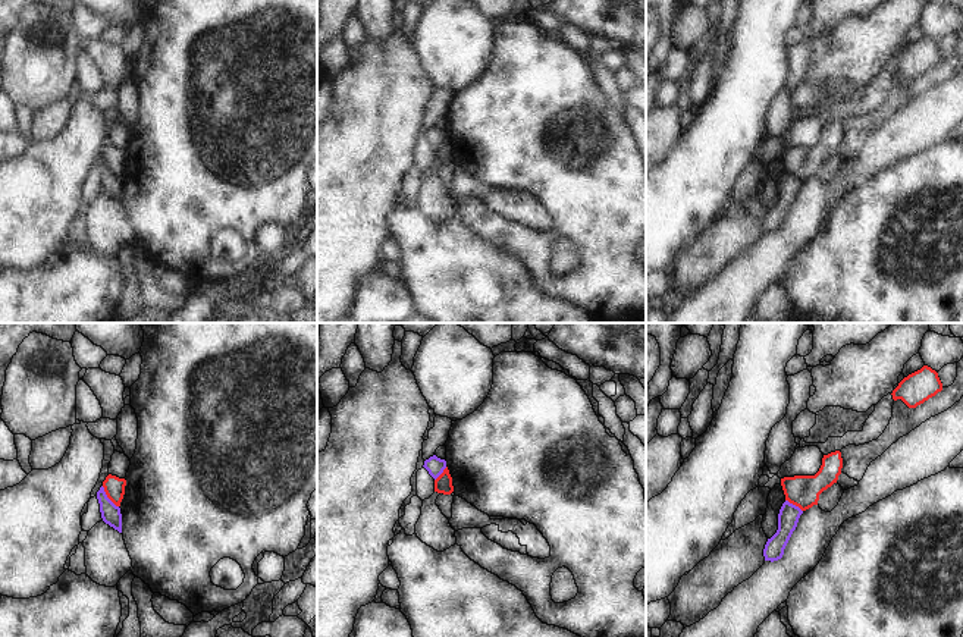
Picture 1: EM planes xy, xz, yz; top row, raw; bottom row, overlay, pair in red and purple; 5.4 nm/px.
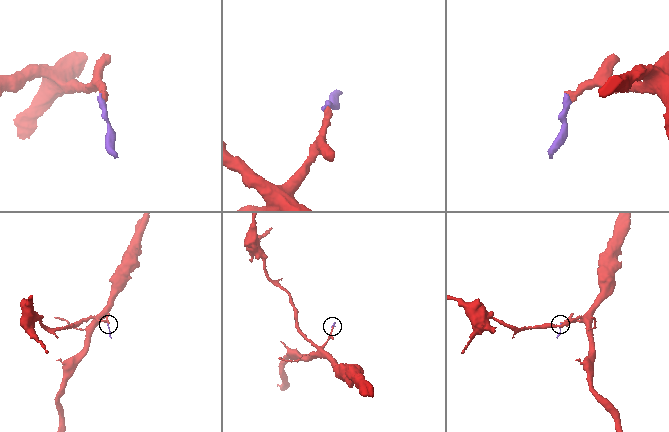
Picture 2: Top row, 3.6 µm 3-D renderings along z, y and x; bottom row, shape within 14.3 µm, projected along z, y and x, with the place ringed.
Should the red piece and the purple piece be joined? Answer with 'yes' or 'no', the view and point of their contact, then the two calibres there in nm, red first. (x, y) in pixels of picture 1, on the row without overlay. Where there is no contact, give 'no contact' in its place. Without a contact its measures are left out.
no; contact xy (107, 168); calibres 110 and 110 nm

